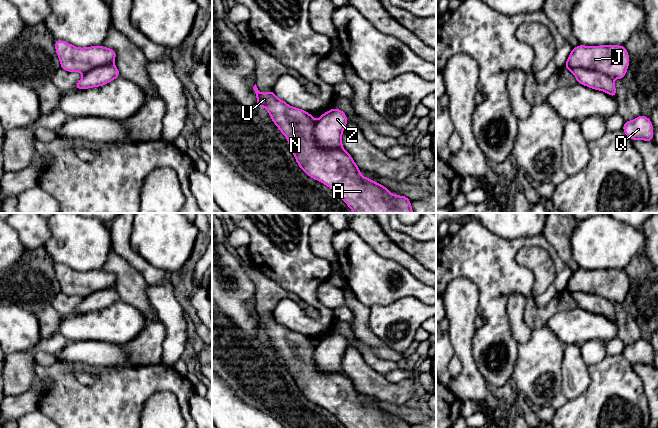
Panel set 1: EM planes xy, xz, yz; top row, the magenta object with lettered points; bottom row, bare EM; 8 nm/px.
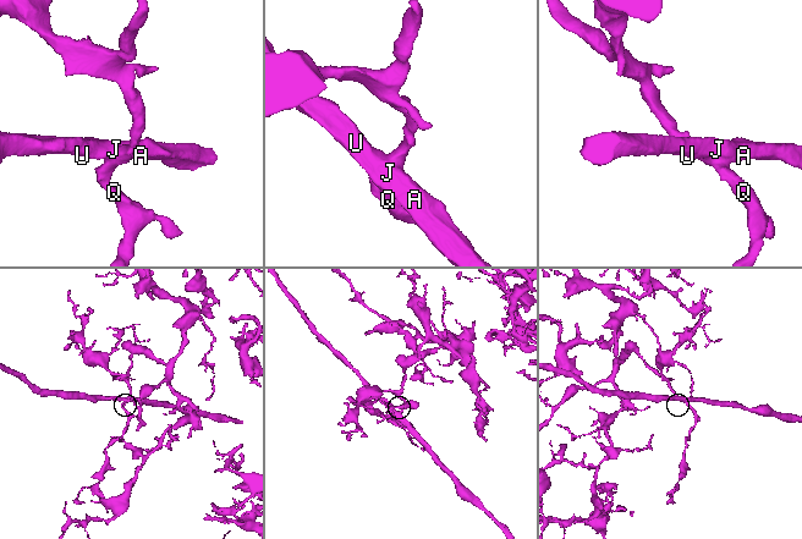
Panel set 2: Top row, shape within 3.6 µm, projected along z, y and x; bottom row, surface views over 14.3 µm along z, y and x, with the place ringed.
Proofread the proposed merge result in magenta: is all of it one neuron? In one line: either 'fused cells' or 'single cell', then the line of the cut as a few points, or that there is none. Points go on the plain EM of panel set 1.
fused cells; cut xz (314, 346), (314, 364), (321, 373), (342, 373)

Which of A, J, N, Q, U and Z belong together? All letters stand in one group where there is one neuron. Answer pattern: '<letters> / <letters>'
A J N U / Q Z

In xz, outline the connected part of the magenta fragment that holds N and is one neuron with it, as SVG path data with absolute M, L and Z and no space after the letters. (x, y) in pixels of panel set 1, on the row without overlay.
M256 308L253 311L258 331L265 331L272 345L287 362L289 372L297 388L309 401L332 413L346 428L411 428L406 420L398 420L380 407L363 401L352 380L344 373L321 374L315 365L315 344L313 340L288 329L276 321L273 315L261 317Z

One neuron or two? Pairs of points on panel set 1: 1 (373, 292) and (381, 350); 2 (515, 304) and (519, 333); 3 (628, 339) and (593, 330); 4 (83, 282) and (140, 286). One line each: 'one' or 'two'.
1: two
2: one
3: two
4: one

